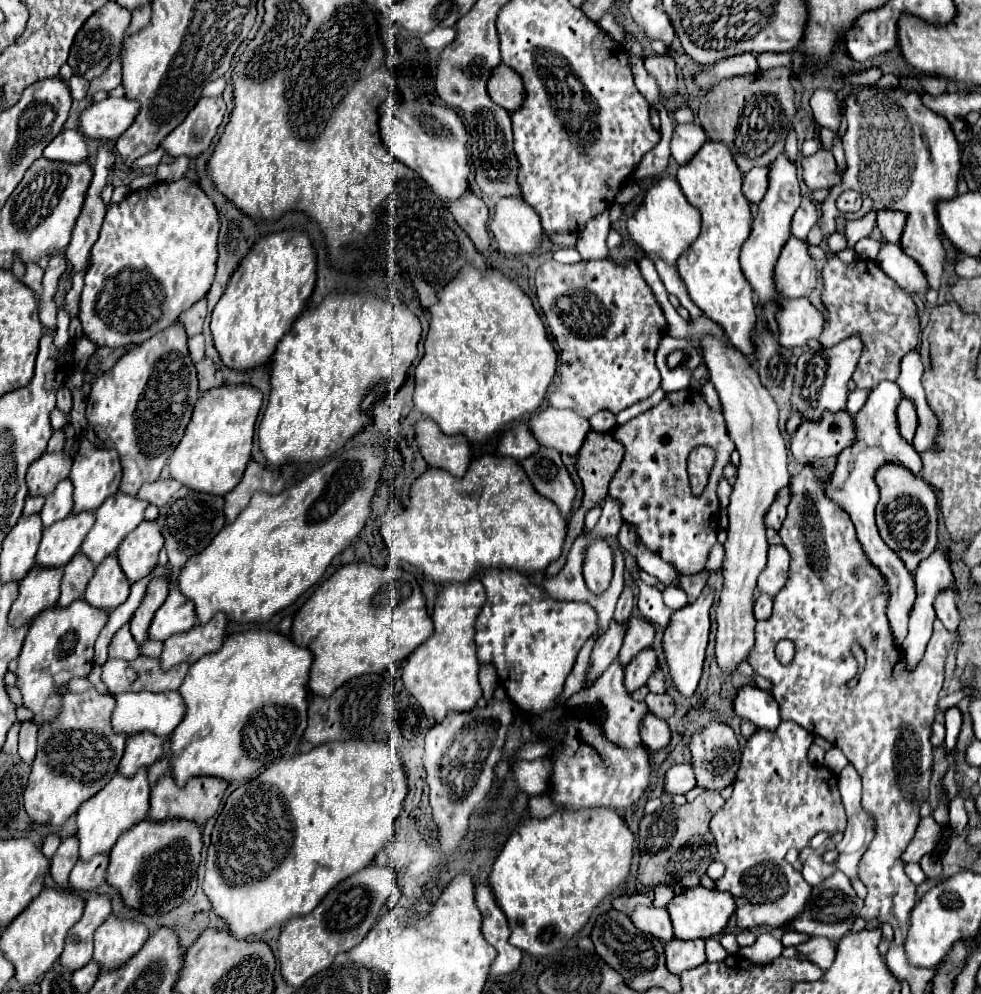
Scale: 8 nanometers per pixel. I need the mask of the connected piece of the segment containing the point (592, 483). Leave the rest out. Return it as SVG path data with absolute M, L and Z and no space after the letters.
M590 431L588 437L584 439L584 445L580 447L580 457L576 457L576 471L582 479L582 485L584 485L584 497L582 497L582 505L572 513L570 517L570 523L568 523L568 535L566 535L566 541L562 548L560 557L552 562L545 570L545 574L548 577L557 575L566 563L568 555L568 549L572 547L572 543L584 533L584 515L600 505L604 499L606 499L606 491L608 491L608 485L616 473L616 469L620 467L620 461L624 457L624 445L620 445L616 439L612 439L610 433L596 433L596 431Z

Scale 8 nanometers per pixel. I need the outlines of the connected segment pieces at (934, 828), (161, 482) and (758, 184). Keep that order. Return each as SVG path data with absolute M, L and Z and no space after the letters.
M924 817L918 825L918 831L902 855L904 863L916 863L926 853L930 853L940 841L940 825L932 817Z
M158 479L154 483L144 483L138 491L136 497L156 505L156 507L162 507L168 503L168 499L180 489L180 483L178 481L172 481L172 479Z
M756 167L744 175L742 193L750 203L760 203L768 189L768 167Z

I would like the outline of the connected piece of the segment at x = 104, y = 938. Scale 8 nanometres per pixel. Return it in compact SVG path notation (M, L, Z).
M110 915L94 935L92 959L100 965L102 971L118 969L142 949L148 937L150 933L142 923Z

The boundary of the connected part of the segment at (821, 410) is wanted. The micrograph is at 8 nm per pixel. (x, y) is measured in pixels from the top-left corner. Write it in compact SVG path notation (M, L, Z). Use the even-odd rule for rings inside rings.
M848 337L822 353L826 357L826 381L816 395L818 405L802 403L802 399L796 399L796 393L790 399L792 411L798 411L804 421L820 421L824 413L840 413L846 409L848 381L856 371L856 361L862 353L862 343L858 337Z

